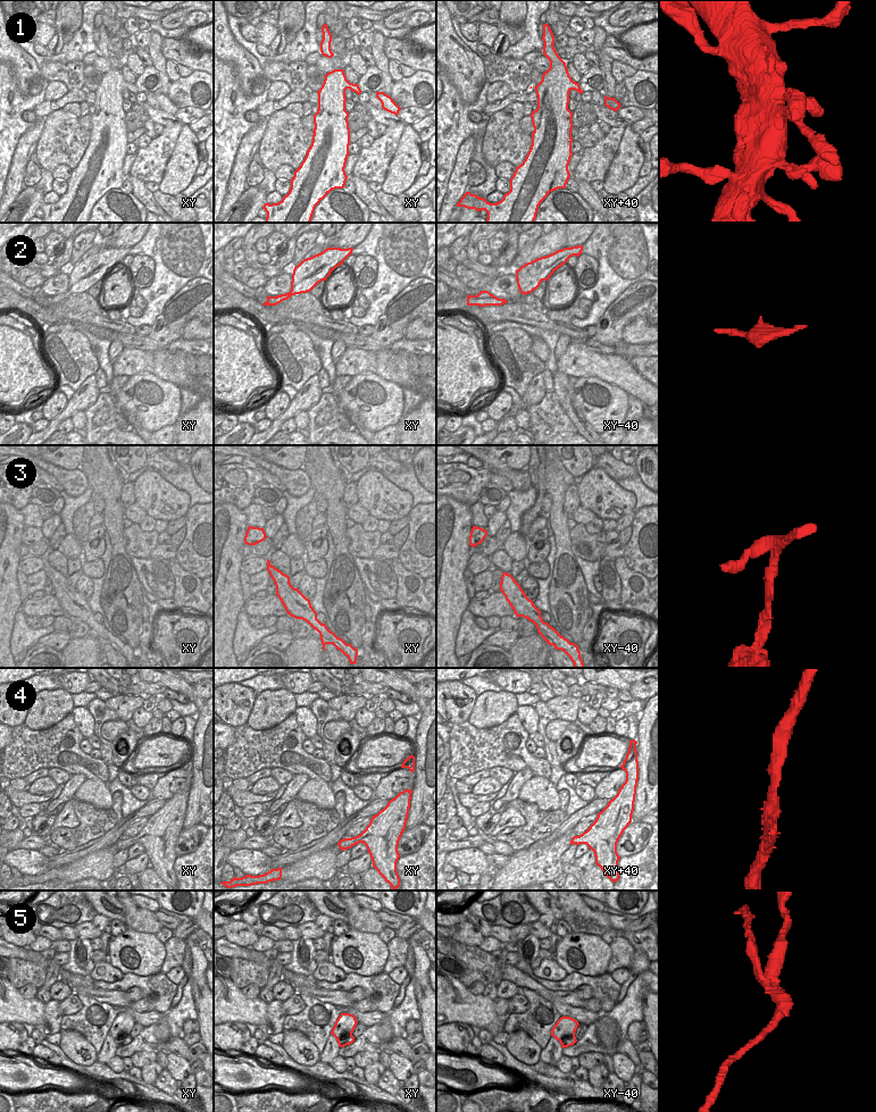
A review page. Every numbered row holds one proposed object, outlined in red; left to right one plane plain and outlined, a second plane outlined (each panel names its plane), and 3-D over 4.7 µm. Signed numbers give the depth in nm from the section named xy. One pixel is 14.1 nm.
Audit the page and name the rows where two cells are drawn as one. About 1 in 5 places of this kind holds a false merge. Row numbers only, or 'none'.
5

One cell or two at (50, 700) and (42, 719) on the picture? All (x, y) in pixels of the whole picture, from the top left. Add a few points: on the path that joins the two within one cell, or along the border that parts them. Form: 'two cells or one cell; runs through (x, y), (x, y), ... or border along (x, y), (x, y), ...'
one cell; runs through (50, 704), (42, 715)

